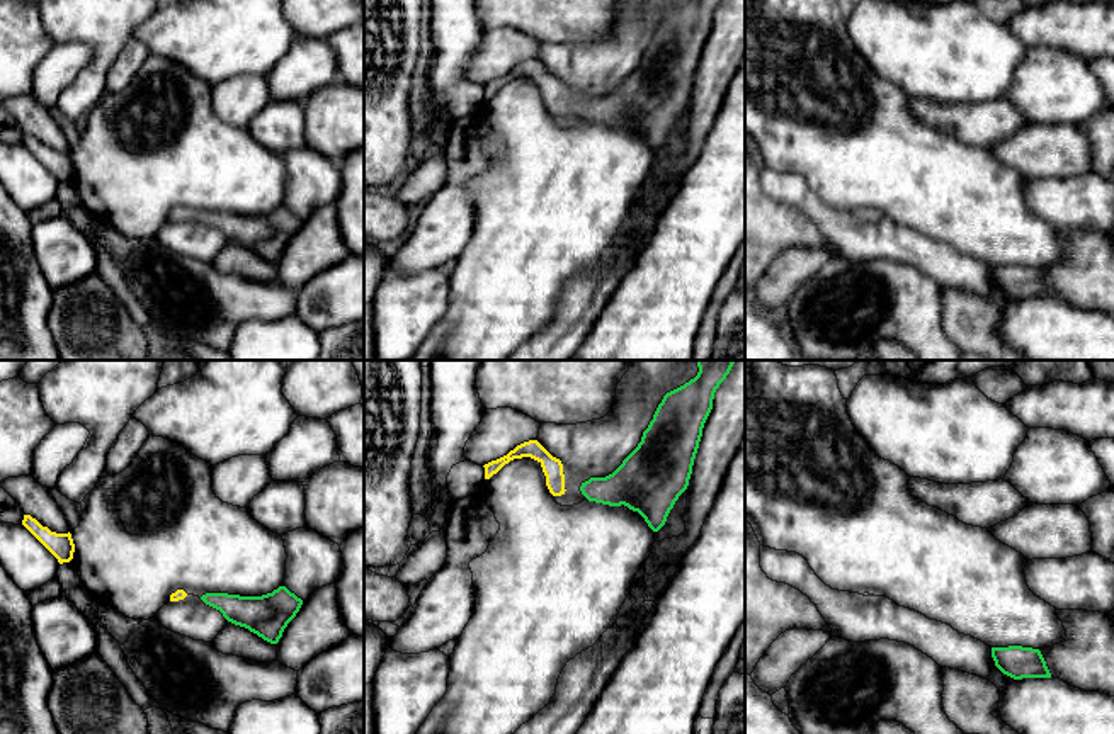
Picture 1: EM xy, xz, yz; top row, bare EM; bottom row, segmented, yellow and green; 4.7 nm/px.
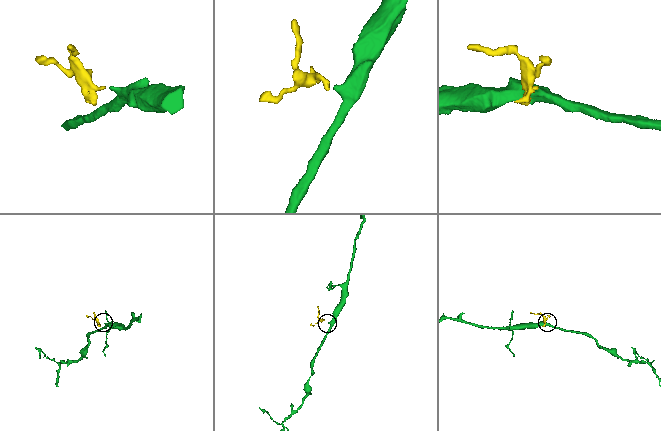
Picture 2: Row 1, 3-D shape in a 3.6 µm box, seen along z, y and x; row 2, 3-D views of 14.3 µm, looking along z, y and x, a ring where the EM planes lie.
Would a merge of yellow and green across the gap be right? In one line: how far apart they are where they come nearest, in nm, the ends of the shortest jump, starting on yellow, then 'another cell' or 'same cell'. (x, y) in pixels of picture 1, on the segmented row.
gap 70 nm; span xz (565, 490), (580, 490); same cell

